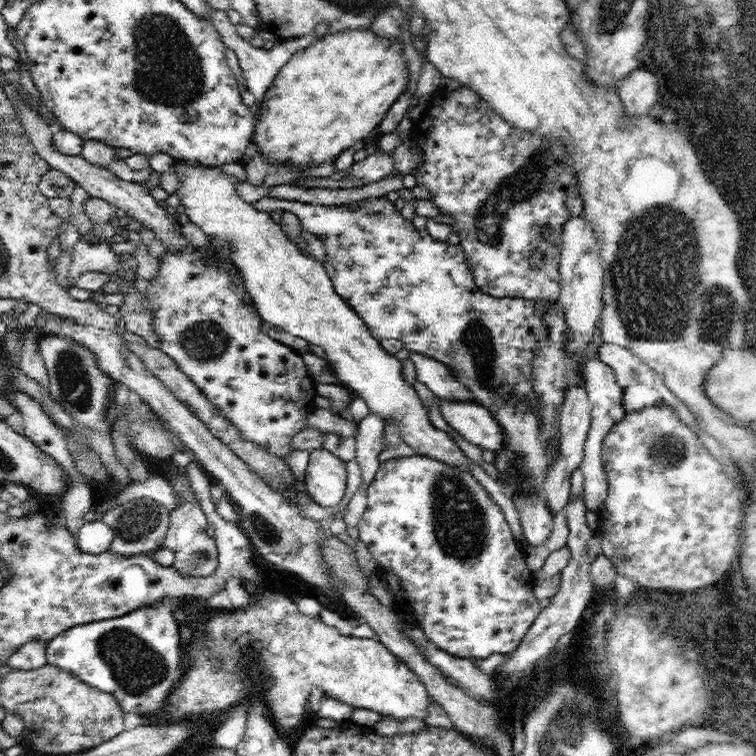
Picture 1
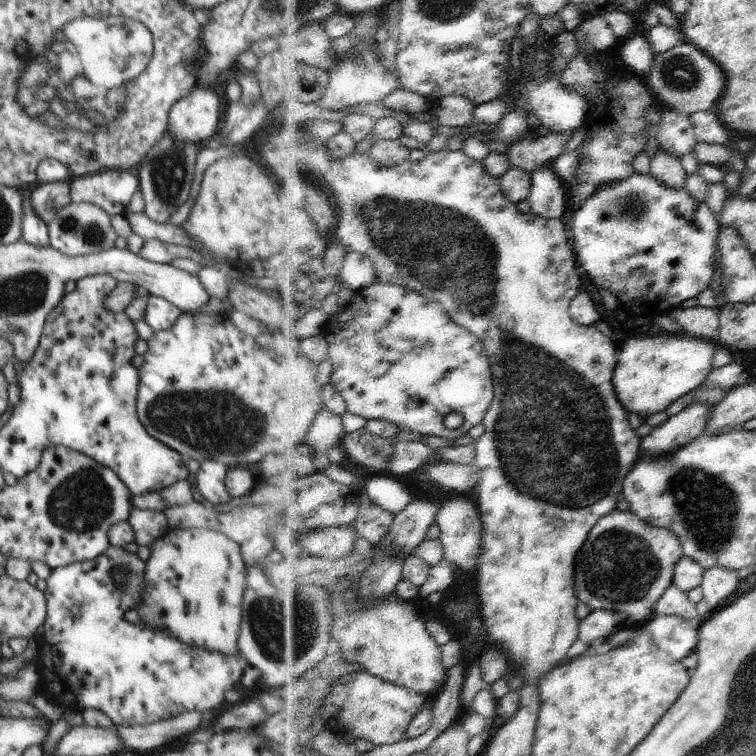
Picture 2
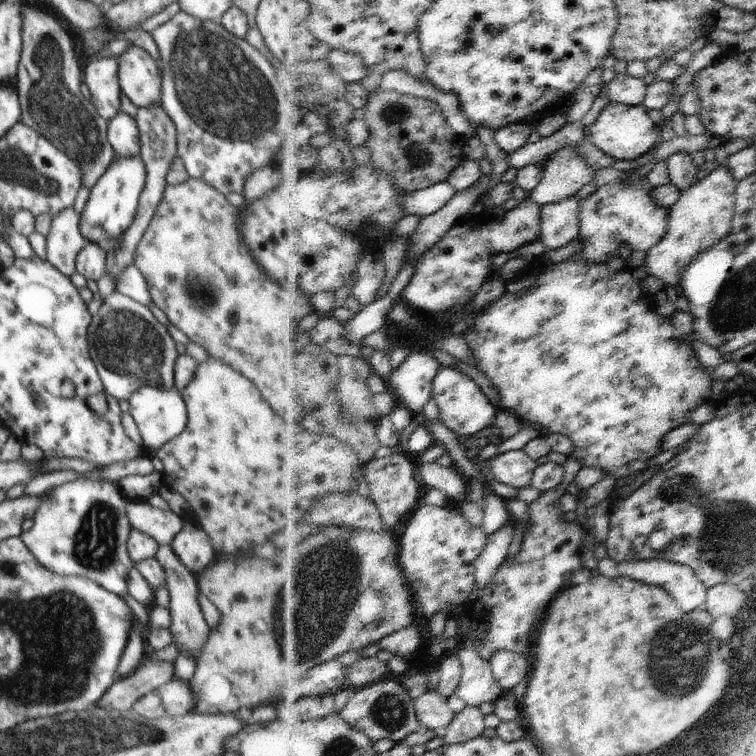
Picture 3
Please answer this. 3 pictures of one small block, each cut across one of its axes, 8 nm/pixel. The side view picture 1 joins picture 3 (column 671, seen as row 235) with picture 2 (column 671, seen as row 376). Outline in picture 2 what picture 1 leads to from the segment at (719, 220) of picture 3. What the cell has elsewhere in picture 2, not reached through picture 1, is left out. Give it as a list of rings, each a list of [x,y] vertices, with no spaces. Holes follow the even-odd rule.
[[[670,334],[651,338],[636,338],[635,336],[631,336],[620,347],[620,362],[615,372],[614,379],[619,399],[629,413],[636,413],[644,420],[668,410],[676,400],[680,400],[682,396],[690,394],[706,382],[715,368],[717,345],[717,342],[692,336],[684,338]]]

